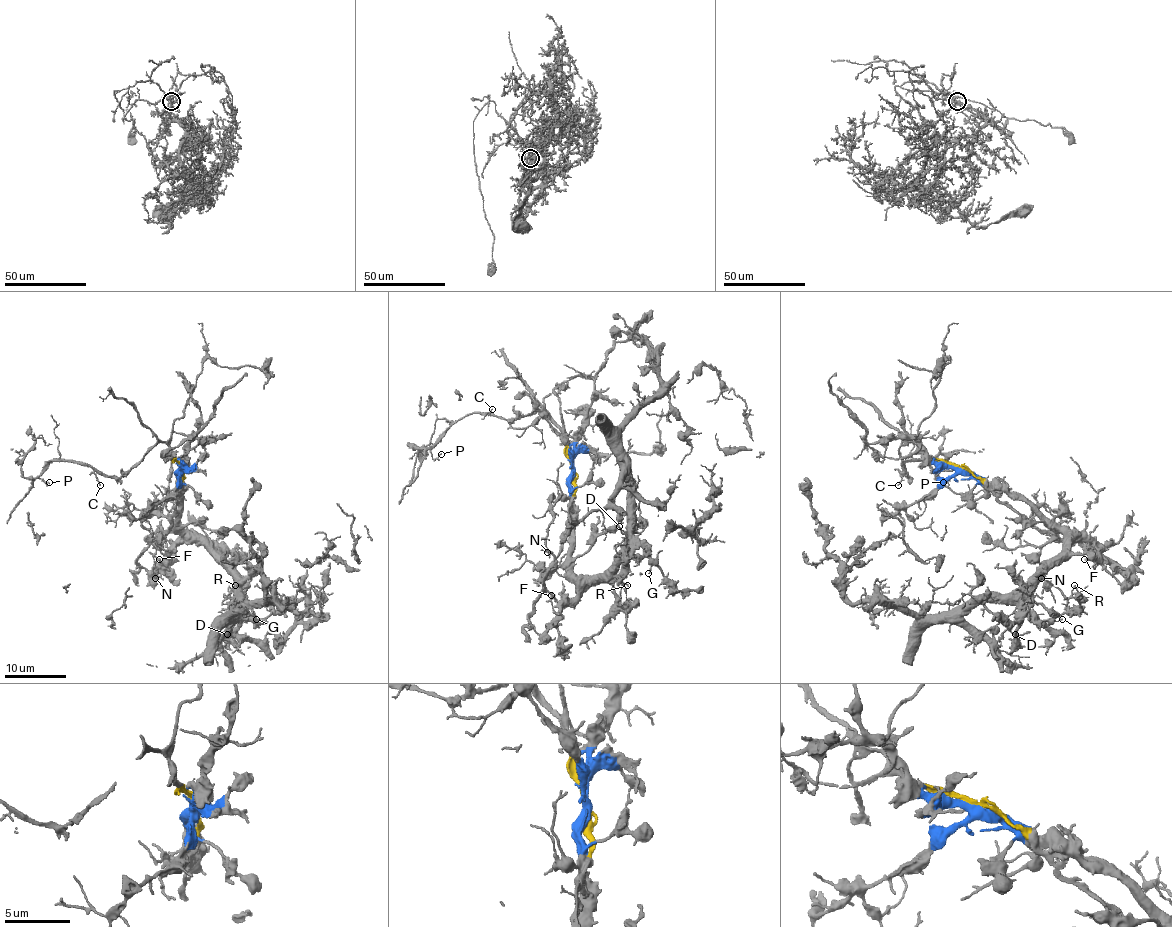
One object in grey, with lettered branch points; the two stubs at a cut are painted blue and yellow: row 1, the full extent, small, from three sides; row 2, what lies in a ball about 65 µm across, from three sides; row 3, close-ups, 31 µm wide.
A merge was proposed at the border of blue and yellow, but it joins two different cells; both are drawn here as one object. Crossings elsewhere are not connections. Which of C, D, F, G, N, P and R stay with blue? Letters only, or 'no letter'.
D, F, G, N, R

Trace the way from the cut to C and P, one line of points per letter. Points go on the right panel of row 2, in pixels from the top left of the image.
C: (959, 467), (930, 458), (913, 441), (904, 443), (899, 447), (899, 457), (909, 477), (904, 474), (898, 484)
P: (959, 467), (930, 458), (913, 441), (899, 447), (909, 477), (902, 464), (924, 461), (947, 480), (942, 483)

